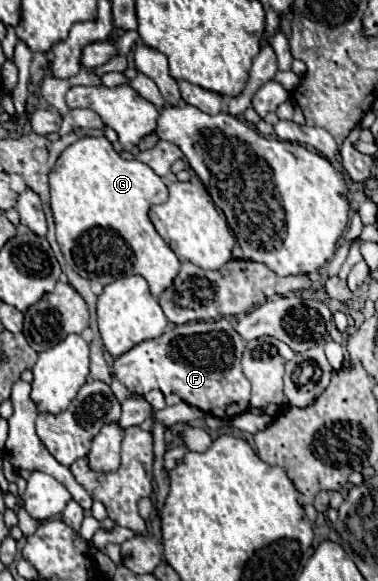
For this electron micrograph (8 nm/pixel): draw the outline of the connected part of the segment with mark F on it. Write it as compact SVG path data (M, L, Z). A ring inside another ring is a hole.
M226 319L194 321L172 327L164 335L142 341L124 355L114 359L112 375L122 381L132 395L146 395L152 389L176 393L188 405L214 415L218 419L232 419L250 409L250 381L242 375L240 357L246 341L234 331Z

